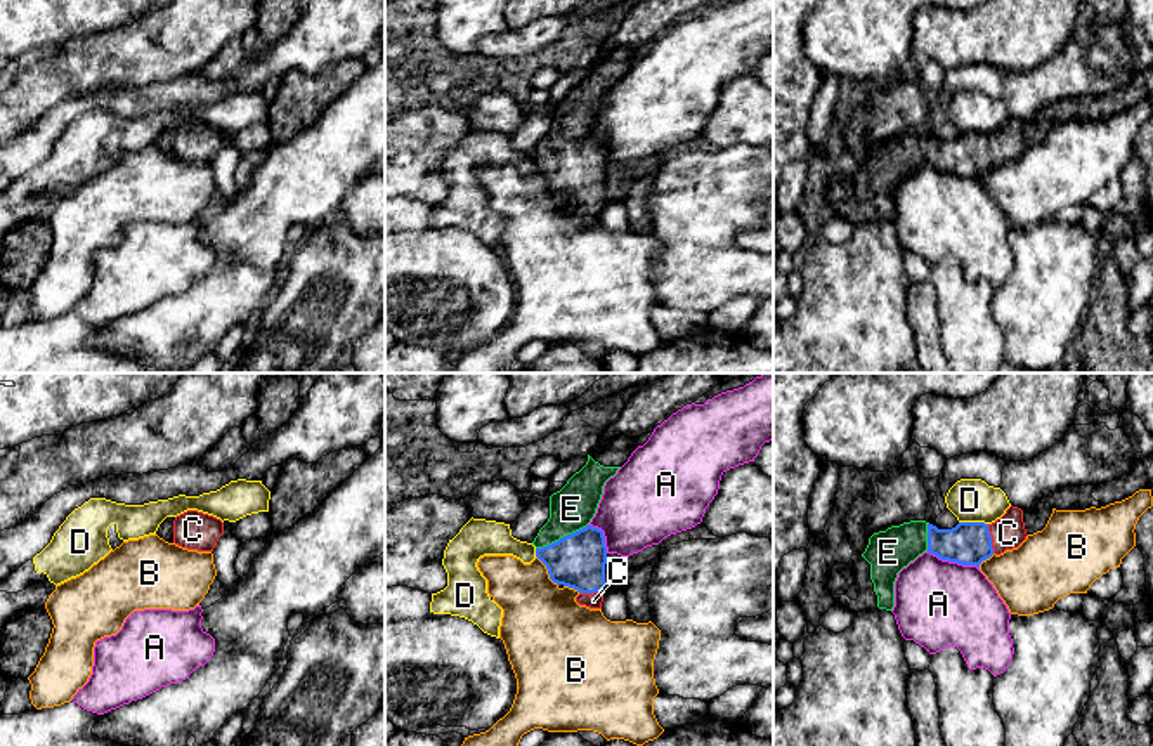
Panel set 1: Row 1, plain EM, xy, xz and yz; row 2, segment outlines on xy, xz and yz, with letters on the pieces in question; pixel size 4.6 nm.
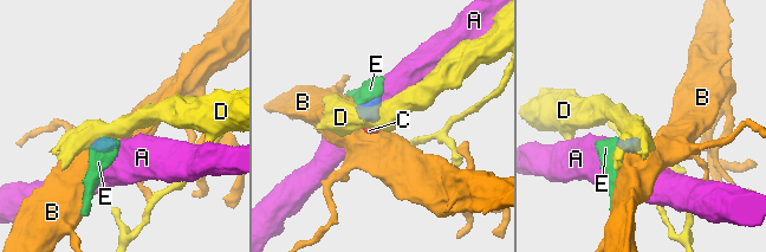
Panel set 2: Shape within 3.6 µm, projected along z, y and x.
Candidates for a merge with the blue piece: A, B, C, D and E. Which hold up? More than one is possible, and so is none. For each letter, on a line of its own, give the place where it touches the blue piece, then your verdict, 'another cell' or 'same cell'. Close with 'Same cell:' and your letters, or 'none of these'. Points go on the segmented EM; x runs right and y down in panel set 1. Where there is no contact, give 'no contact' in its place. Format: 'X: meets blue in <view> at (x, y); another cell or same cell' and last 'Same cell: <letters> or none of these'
A: meets blue in yz at (954, 561); another cell
B: meets blue in xz at (548, 571); another cell
C: meets blue in yz at (990, 538); same cell
D: meets blue in yz at (973, 523); another cell
E: meets blue in xz at (560, 538); same cell
Same cell: C, E

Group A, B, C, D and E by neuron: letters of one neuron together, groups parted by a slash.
A / B / C E / D

